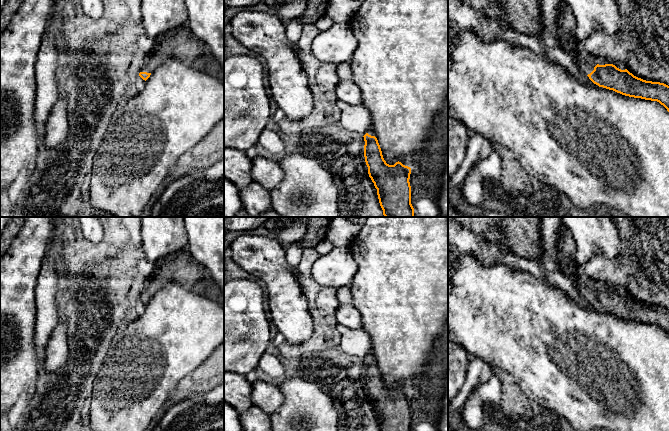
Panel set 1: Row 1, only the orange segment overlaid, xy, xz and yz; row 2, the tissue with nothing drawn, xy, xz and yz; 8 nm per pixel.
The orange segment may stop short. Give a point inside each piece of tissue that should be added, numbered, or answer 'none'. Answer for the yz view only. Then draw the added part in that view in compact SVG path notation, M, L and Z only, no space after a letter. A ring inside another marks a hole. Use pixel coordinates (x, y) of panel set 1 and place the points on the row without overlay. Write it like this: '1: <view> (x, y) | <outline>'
1: yz (567, 248) | M564 227L559 243L560 270L568 270L571 273L571 277L574 279L574 283L578 287L580 294L588 299L594 294L597 286L593 283L592 279L589 281L582 281L576 277L576 269L579 264L574 262L575 254L576 244L572 237L572 233Z

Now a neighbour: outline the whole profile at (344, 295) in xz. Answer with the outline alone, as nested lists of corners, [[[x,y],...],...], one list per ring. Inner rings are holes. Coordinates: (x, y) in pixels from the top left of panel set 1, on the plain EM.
[[[345,286],[337,289],[337,299],[340,304],[353,304],[351,287]]]

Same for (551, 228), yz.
[[[562,217],[540,218],[540,242],[542,253],[537,263],[541,275],[540,278],[550,286],[550,276],[560,270],[559,266],[559,243],[562,229],[565,227]]]

